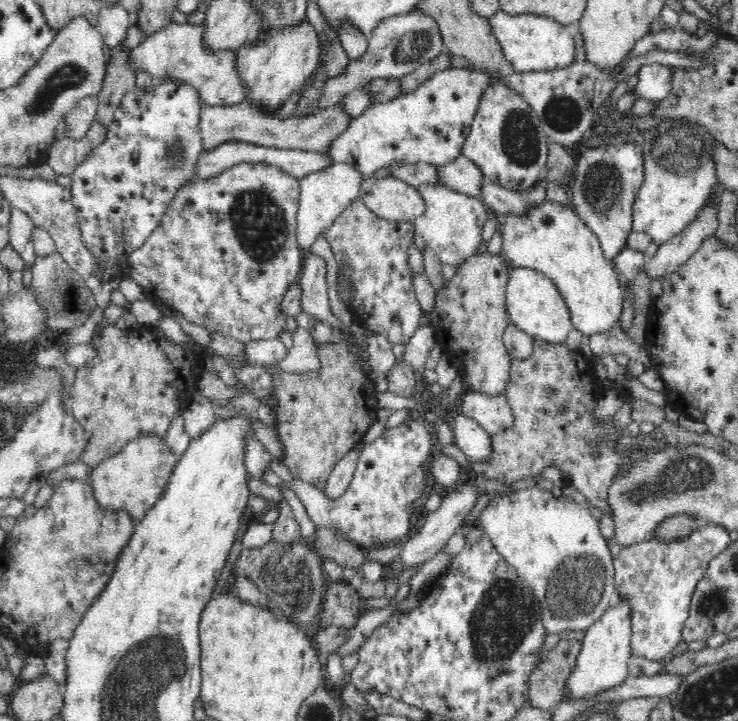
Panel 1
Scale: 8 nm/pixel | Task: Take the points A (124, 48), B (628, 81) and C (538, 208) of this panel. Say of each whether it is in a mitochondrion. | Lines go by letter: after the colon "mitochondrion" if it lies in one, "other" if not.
A: other
B: other
C: other

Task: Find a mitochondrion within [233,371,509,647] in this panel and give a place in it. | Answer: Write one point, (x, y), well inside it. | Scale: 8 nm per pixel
(290, 575)

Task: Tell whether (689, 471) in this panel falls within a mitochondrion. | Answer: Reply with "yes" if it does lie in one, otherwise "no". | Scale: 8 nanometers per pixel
yes

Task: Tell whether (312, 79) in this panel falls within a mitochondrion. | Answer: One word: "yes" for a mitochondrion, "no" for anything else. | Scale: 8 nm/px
no

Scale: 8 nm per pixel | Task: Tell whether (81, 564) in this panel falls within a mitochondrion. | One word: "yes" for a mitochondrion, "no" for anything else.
yes

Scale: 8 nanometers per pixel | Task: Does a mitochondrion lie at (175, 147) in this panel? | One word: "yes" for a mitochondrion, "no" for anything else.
yes

